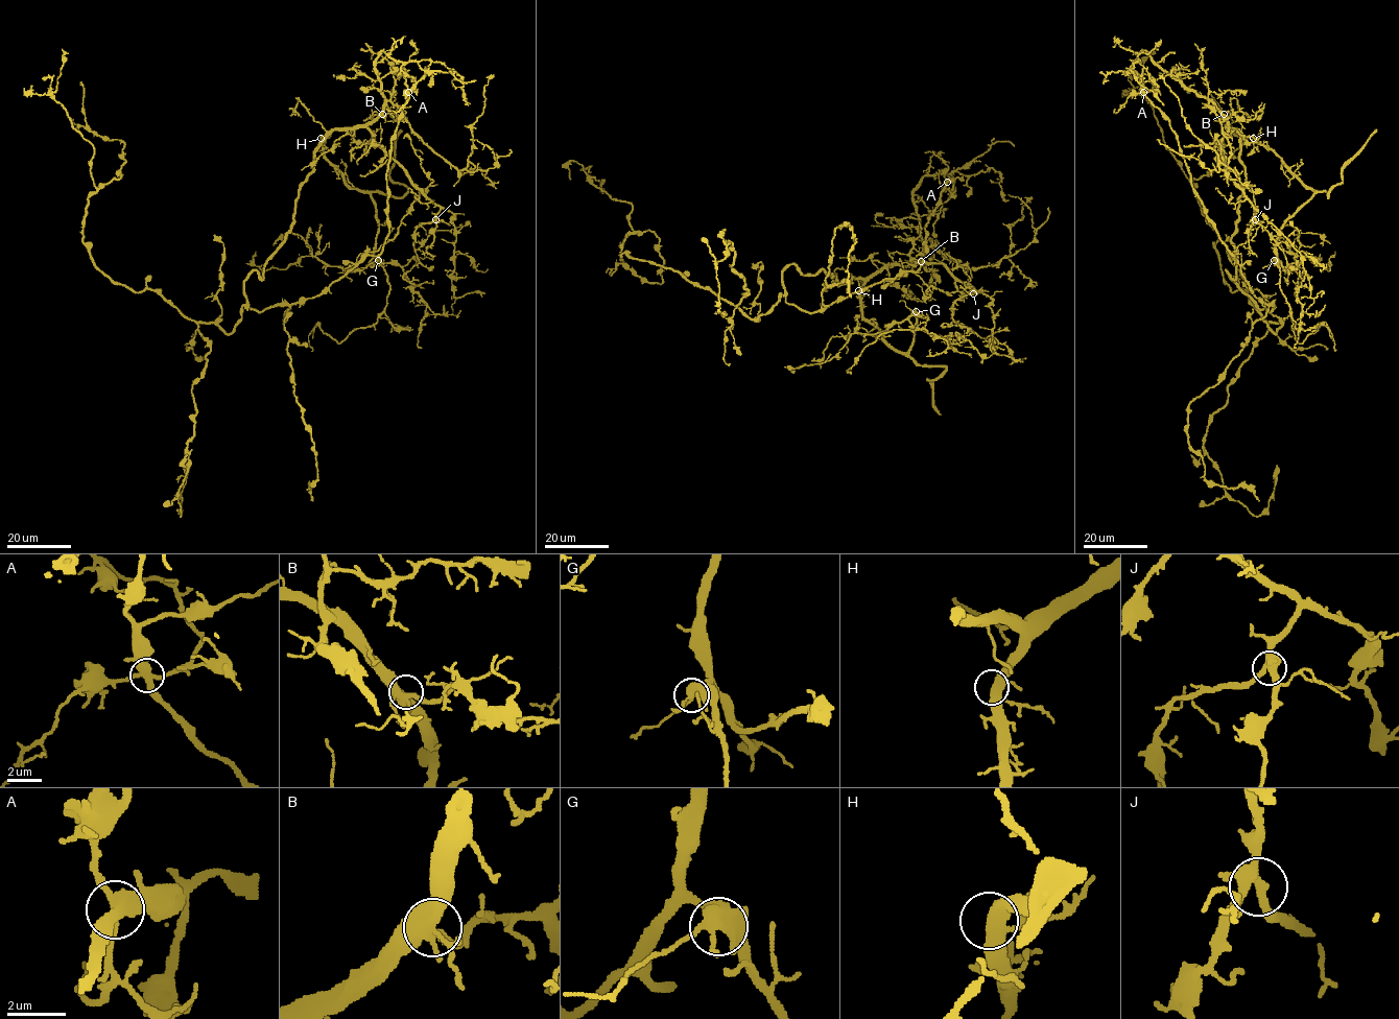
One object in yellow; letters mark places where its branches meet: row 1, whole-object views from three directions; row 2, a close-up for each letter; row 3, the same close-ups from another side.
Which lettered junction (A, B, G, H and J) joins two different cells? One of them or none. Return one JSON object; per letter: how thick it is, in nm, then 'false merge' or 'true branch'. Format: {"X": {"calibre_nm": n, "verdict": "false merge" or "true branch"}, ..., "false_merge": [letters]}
{"A": {"calibre_nm": 380, "verdict": "true branch"}, "B": {"calibre_nm": 400, "verdict": "true branch"}, "G": {"calibre_nm": 400, "verdict": "true branch"}, "H": {"calibre_nm": 400, "verdict": "true branch"}, "J": {"calibre_nm": 380, "verdict": "true branch"}, "false_merge": []}

